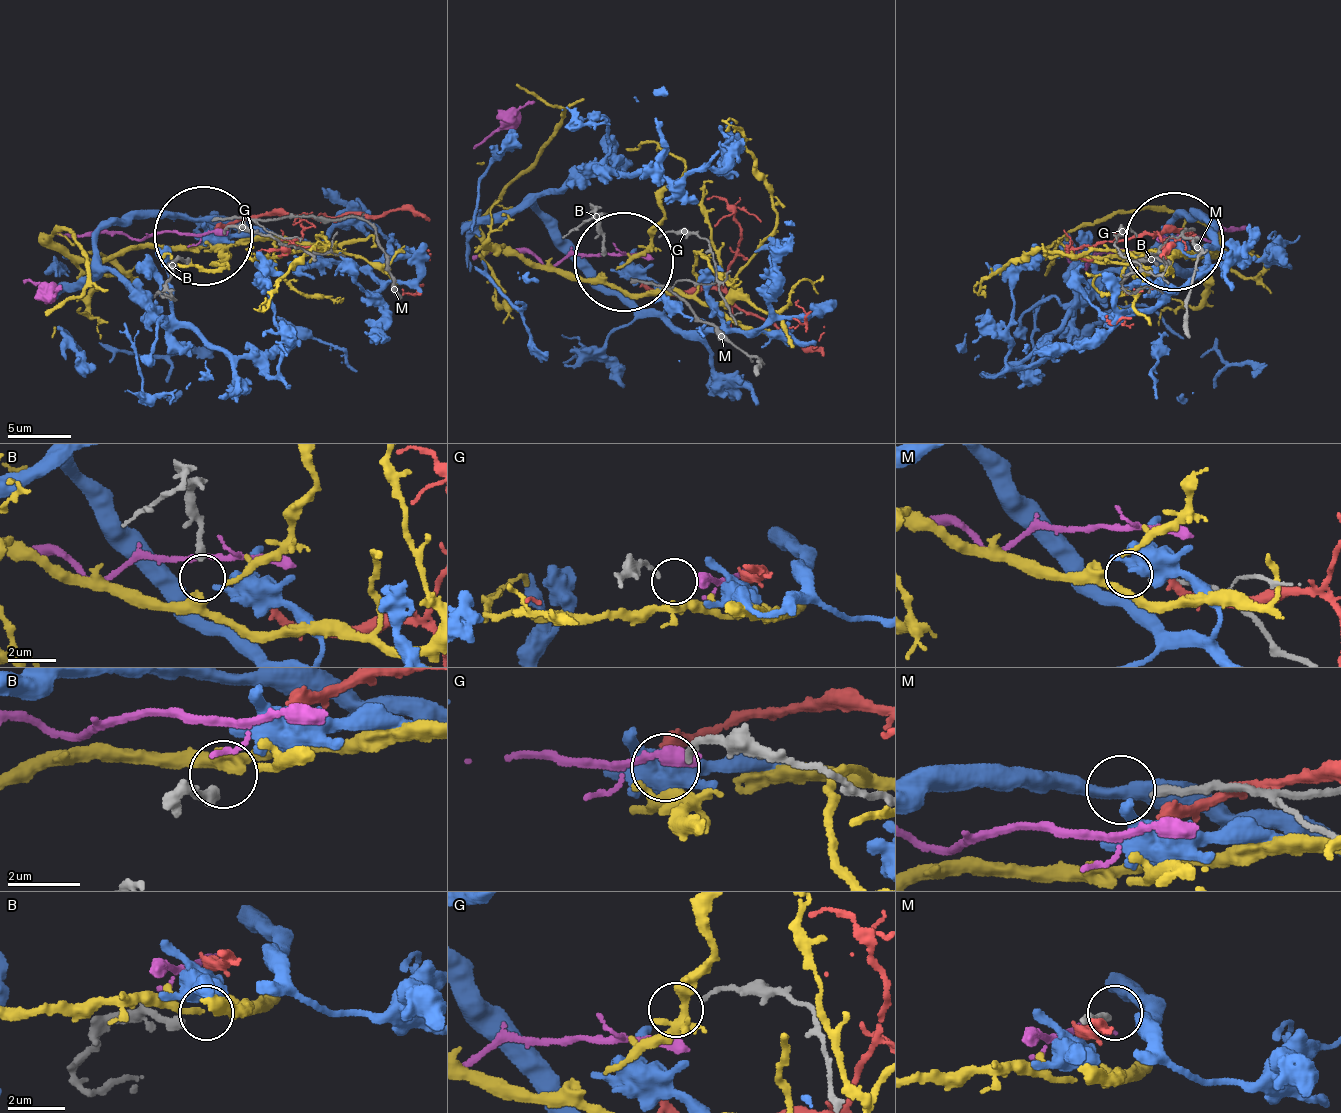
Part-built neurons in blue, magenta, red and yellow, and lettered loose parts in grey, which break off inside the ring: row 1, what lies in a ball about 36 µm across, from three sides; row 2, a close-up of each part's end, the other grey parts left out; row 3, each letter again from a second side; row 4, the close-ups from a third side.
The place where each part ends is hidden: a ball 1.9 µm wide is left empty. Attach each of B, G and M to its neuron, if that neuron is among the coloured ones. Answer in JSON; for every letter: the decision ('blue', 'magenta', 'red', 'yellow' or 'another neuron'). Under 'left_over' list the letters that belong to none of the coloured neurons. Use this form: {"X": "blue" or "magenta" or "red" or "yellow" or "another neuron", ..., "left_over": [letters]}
{"B": "yellow", "G": "another neuron", "M": "another neuron", "left_over": ["G", "M"]}

